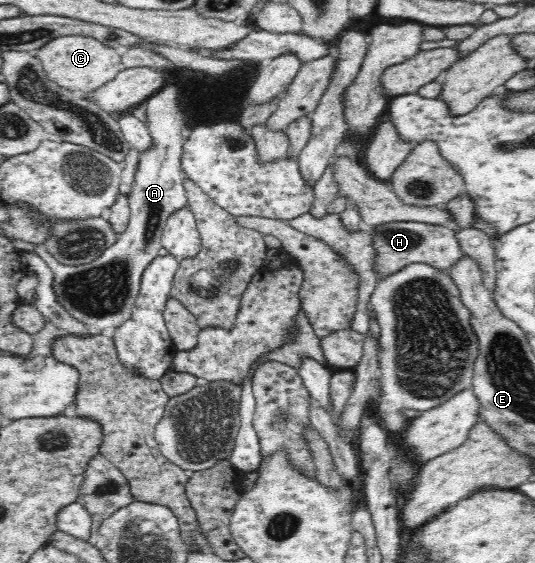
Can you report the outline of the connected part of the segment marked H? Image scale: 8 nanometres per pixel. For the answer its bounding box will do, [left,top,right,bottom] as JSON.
[372,222,464,280]

